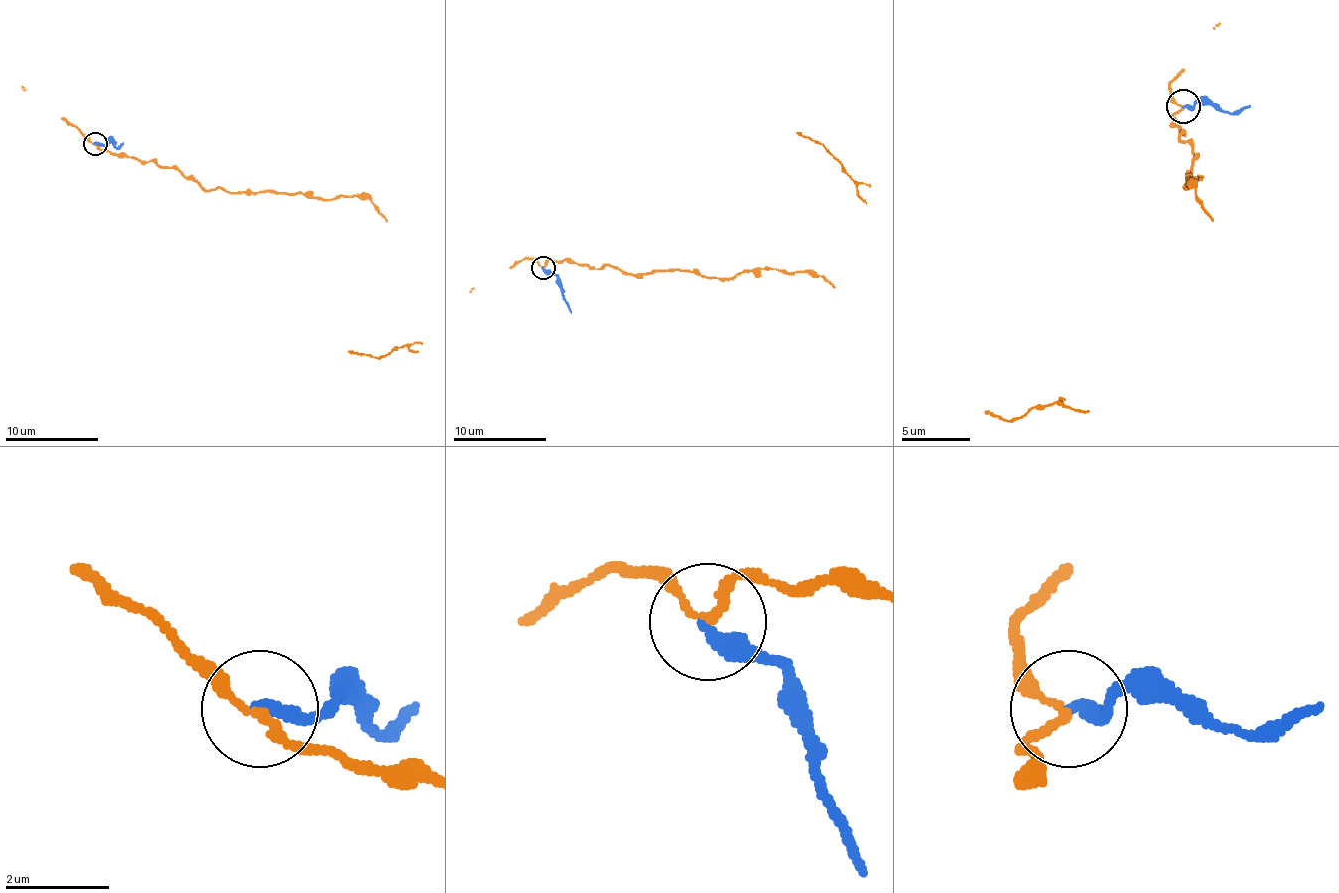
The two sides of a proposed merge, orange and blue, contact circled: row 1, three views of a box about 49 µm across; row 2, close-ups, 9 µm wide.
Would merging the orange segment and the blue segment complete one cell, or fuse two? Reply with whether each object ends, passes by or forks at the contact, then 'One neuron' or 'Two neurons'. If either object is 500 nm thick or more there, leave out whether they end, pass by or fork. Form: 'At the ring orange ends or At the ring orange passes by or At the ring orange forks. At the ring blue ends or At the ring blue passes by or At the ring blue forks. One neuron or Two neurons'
At the ring orange passes by. At the ring blue ends. Two neurons

